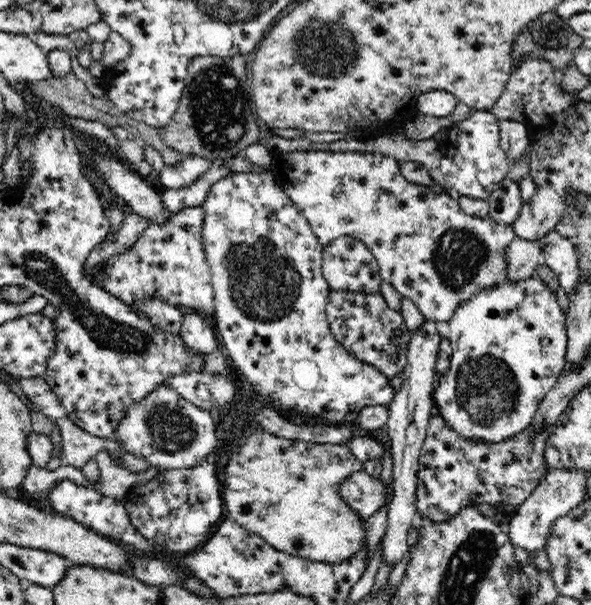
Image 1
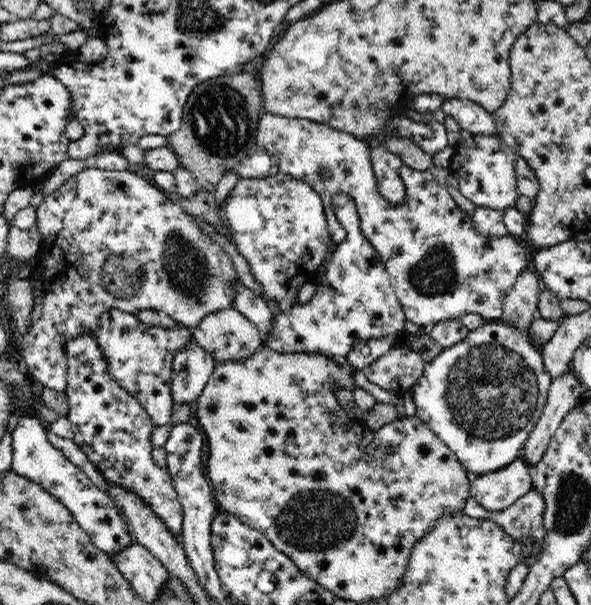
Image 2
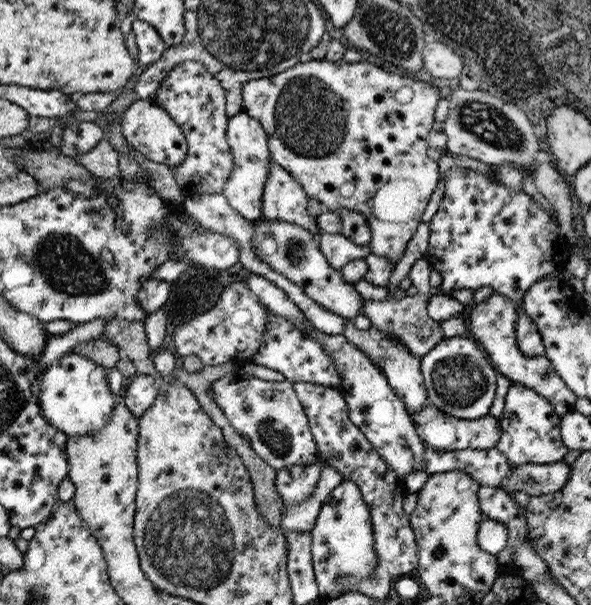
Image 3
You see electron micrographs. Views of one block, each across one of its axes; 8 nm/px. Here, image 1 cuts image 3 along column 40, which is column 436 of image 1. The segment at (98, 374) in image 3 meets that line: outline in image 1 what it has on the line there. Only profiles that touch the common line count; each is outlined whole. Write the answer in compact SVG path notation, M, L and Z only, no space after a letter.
M538 276L528 278L528 280L518 280L518 282L502 280L496 286L478 292L468 302L460 304L456 308L454 316L450 318L450 336L448 336L448 340L450 340L450 344L454 348L454 352L450 356L450 368L448 368L446 374L438 376L438 380L434 384L434 406L440 408L440 414L446 418L450 428L454 428L464 438L470 438L470 440L494 440L494 444L500 442L500 440L506 440L510 436L516 436L524 428L528 428L534 422L534 416L536 416L542 400L556 386L558 378L566 370L566 352L568 352L568 326L566 326L566 318L568 318L566 312L562 310L562 306L556 300L556 292L550 290L548 284L544 280L540 280Z

